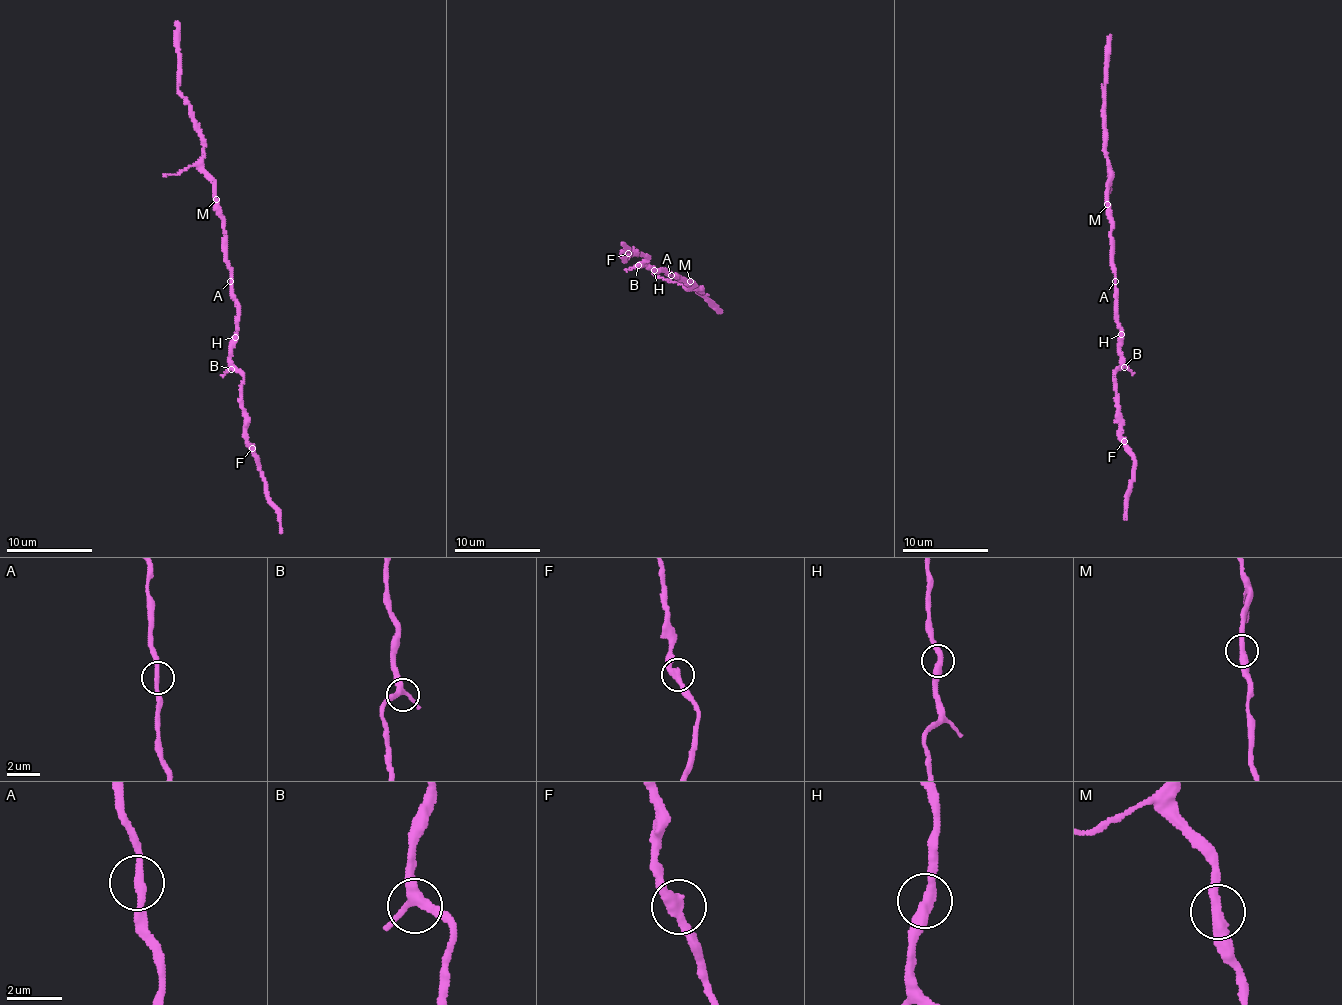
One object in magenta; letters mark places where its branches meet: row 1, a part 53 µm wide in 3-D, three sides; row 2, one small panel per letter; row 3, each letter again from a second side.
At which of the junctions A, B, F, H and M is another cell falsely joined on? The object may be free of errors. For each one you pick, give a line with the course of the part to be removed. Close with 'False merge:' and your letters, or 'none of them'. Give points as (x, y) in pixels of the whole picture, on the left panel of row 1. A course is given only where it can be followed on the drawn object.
False merge: none of them

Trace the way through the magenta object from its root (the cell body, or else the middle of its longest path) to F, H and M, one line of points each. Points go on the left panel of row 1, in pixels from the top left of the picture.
F: (232, 281), (238, 329), (230, 364), (244, 377), (242, 409), (245, 411), (245, 441), (252, 448)
H: (232, 281), (232, 297), (238, 308), (235, 337)
M: (232, 281), (232, 268), (227, 261), (224, 217), (216, 199)

